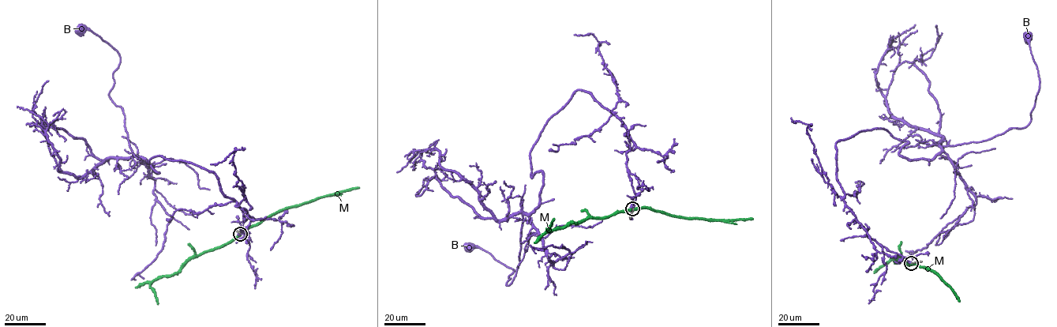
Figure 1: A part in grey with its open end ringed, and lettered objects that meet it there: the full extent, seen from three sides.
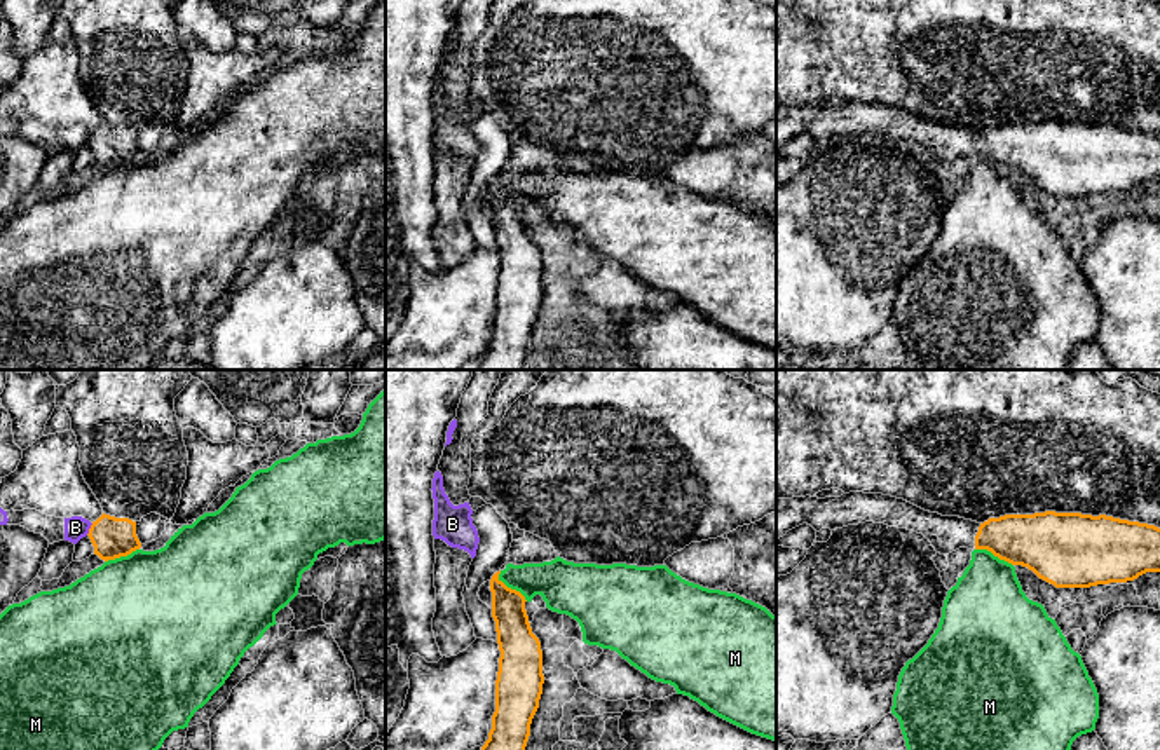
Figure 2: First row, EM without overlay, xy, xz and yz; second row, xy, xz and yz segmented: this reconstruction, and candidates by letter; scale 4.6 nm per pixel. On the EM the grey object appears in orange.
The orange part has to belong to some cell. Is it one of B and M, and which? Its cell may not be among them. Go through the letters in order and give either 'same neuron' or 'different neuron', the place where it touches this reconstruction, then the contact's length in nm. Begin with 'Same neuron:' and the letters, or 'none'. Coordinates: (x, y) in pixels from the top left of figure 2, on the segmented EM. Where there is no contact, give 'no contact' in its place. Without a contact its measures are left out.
Same neuron: none
B: different neuron | xy (89, 529) | 70 nm
M: different neuron | xz (510, 588) | 190 nm

